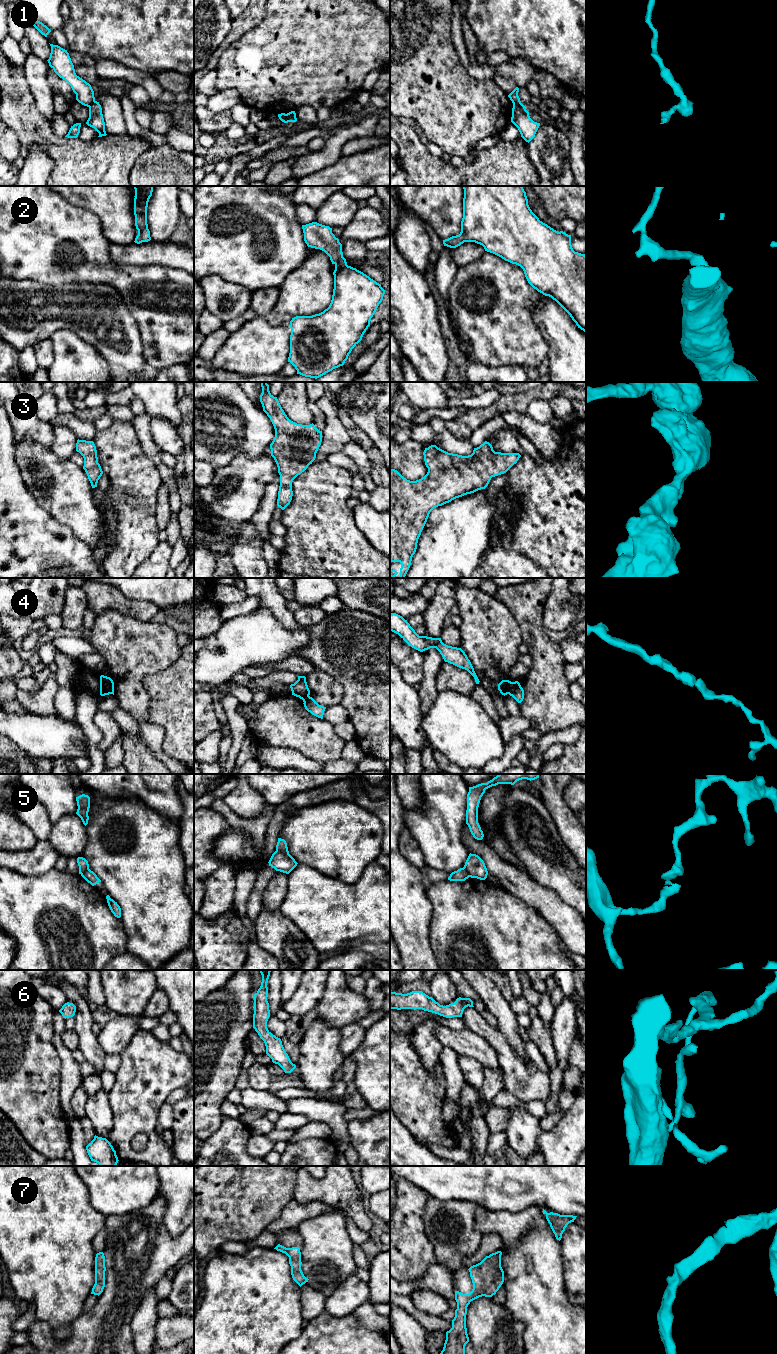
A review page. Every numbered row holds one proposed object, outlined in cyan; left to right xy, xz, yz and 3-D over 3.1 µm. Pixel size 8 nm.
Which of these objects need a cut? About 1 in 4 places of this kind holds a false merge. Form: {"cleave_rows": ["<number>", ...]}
{"cleave_rows": ["1", "4", "5"]}

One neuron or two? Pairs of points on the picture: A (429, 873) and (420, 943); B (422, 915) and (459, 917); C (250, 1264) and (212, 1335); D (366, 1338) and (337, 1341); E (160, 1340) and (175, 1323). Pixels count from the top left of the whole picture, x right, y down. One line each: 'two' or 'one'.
A: two
B: two
C: one
D: one
E: one

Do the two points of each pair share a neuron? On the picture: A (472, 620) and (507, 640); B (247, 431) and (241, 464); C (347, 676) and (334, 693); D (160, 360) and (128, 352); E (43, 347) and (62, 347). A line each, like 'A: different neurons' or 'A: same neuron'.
A: same neuron
B: different neurons
C: different neurons
D: different neurons
E: different neurons

